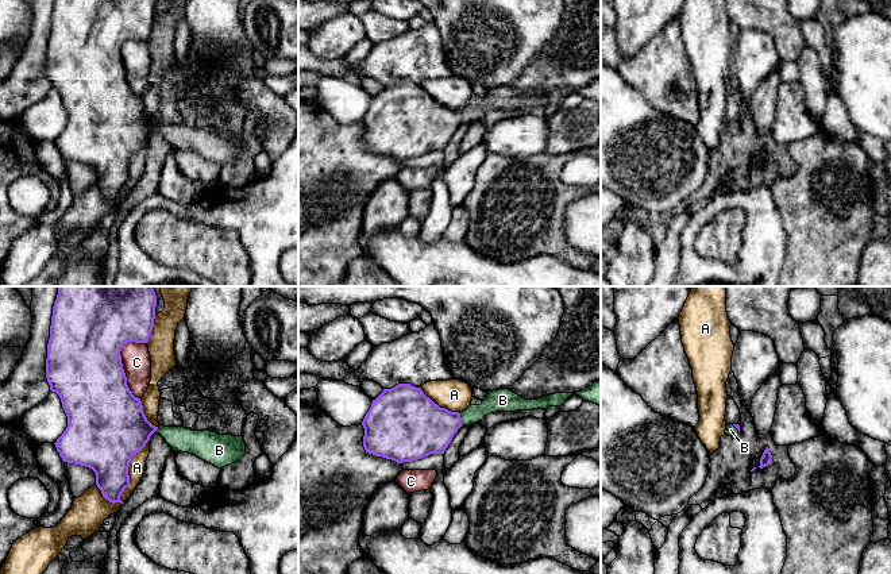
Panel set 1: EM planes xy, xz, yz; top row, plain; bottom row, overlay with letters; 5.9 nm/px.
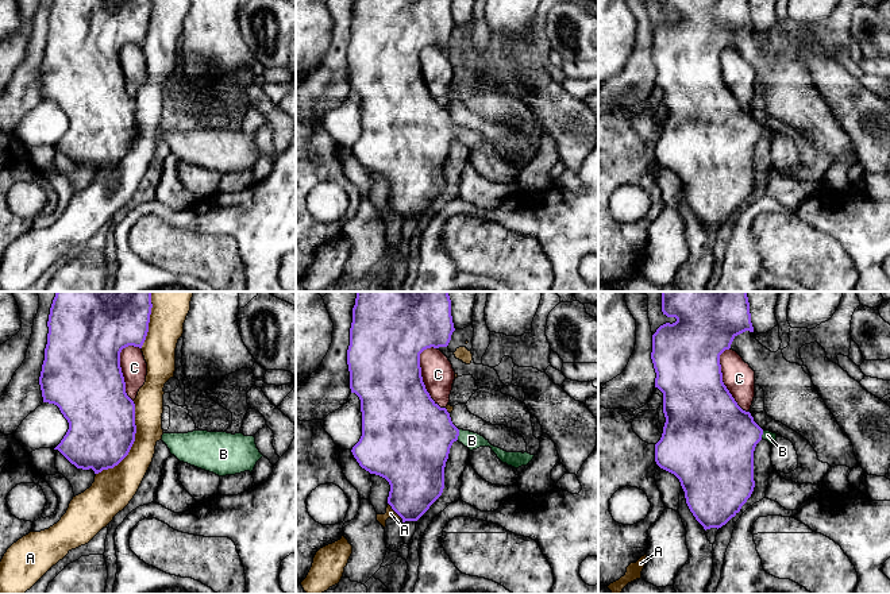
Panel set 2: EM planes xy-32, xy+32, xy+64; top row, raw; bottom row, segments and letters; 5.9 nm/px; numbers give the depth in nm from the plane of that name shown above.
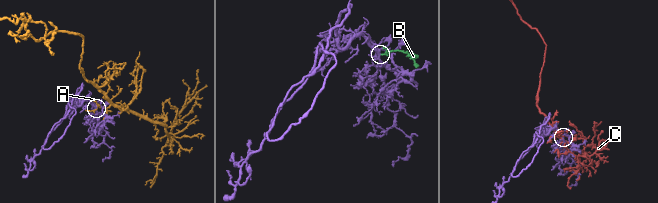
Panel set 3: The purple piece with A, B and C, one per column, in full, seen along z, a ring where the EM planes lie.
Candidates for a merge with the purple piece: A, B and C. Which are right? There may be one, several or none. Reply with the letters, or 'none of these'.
B

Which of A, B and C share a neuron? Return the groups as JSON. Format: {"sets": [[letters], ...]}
{"sets": [["A"], ["B"], ["C"]]}

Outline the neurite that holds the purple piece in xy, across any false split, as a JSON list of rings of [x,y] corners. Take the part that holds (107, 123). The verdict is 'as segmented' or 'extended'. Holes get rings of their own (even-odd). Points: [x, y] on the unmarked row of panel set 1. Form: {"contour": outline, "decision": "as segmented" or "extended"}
{"contour": [[[54,0],[53,4],[50,36],[47,41],[46,76],[50,82],[50,88],[55,89],[59,93],[62,105],[68,113],[68,124],[54,142],[63,159],[85,163],[94,169],[97,185],[101,188],[103,194],[112,201],[115,200],[123,201],[120,193],[124,189],[124,186],[130,184],[128,165],[131,155],[136,150],[142,149],[142,146],[150,138],[150,134],[158,127],[158,124],[153,123],[147,118],[143,109],[140,96],[135,95],[130,88],[120,53],[123,43],[130,39],[135,41],[148,39],[154,24],[155,4],[157,0]]], "decision": "as segmented"}

